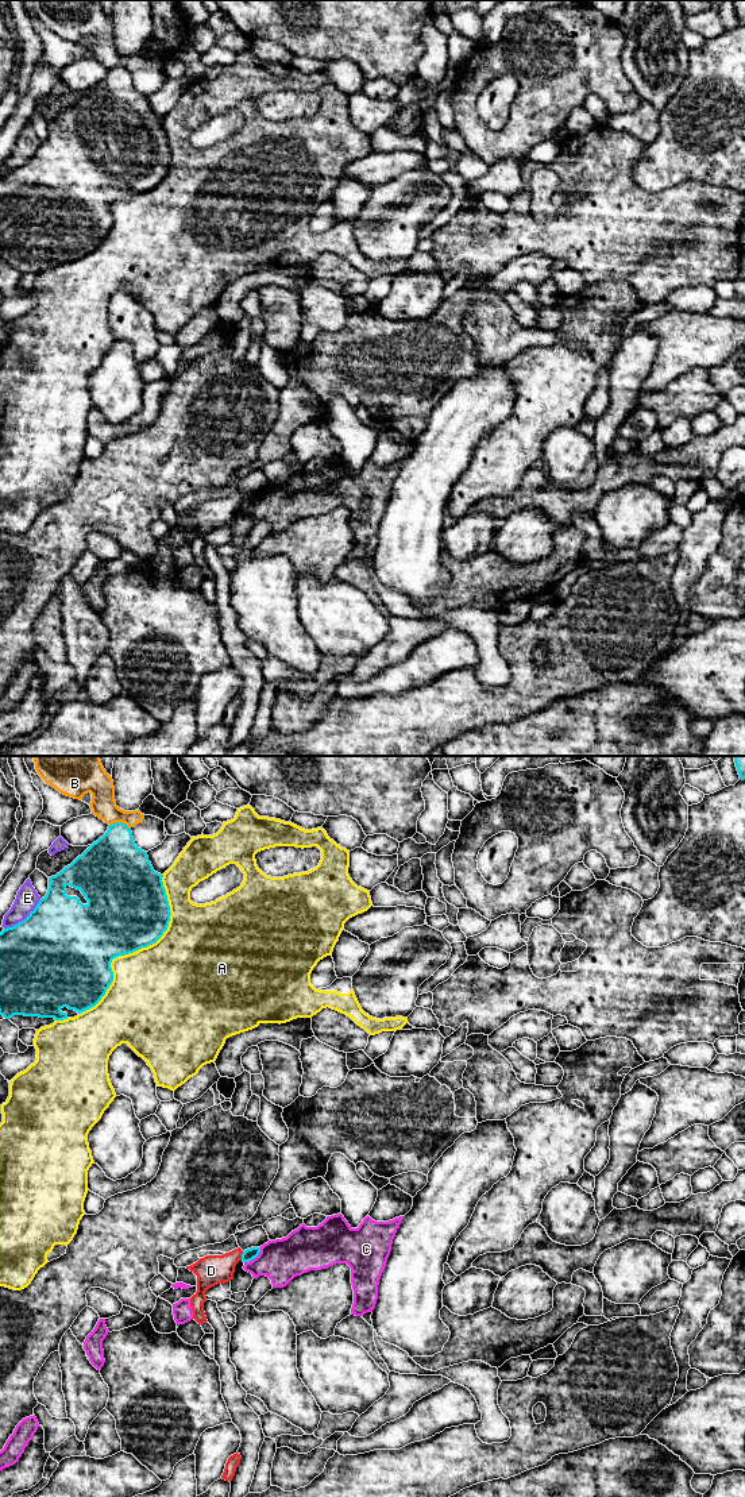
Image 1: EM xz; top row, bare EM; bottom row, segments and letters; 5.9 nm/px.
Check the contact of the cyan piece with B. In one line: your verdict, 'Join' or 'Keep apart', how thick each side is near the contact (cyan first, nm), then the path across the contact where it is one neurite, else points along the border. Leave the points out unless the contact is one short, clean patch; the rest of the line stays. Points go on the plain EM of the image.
Keep apart. Thickness 340 nm (cyan) against 150 nm

